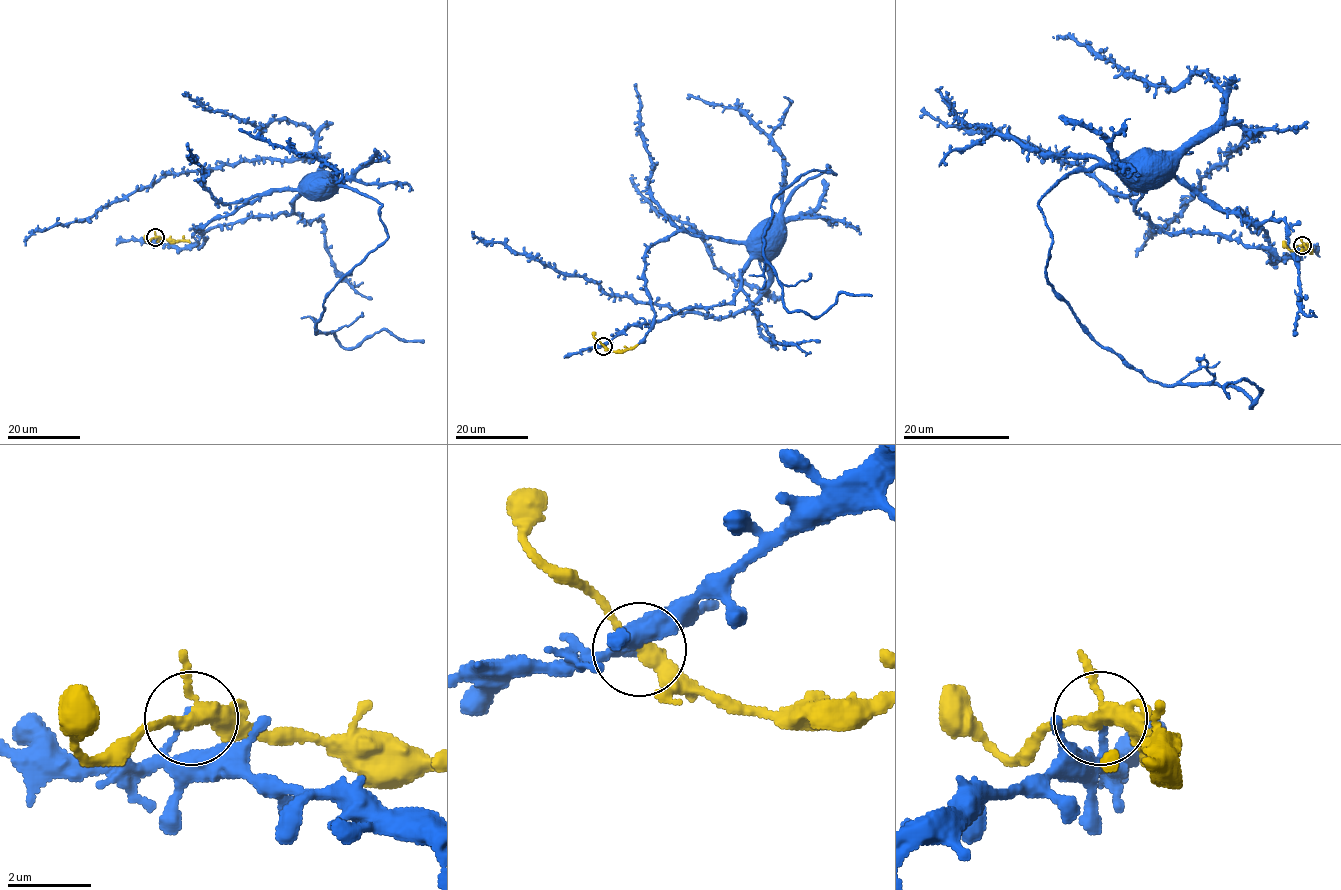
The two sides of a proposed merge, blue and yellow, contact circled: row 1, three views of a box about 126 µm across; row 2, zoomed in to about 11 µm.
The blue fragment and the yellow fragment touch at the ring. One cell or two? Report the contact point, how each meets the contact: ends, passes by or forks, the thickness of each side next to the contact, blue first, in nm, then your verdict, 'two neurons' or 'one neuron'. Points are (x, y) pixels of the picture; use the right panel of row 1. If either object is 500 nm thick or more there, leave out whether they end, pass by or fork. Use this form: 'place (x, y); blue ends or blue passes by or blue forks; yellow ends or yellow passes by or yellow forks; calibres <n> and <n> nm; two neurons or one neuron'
place (1302, 245); blue ends; yellow forks; calibres 140 and 300 nm; one neuron

